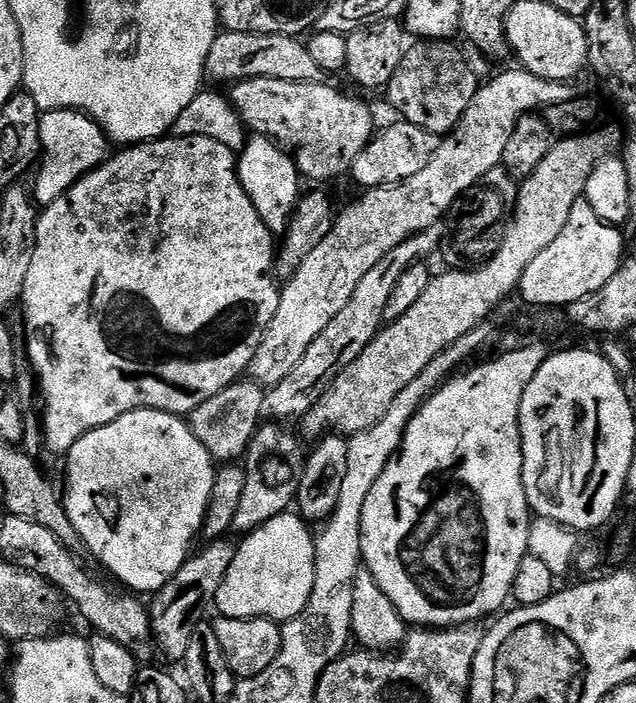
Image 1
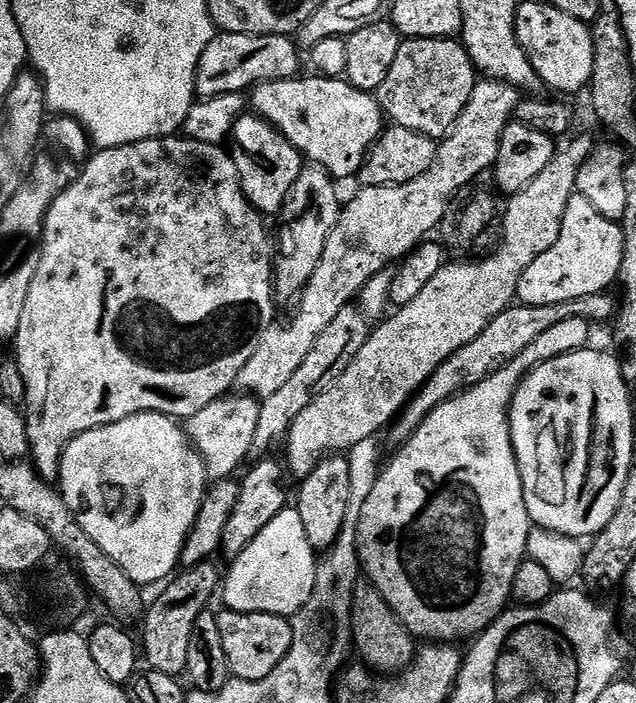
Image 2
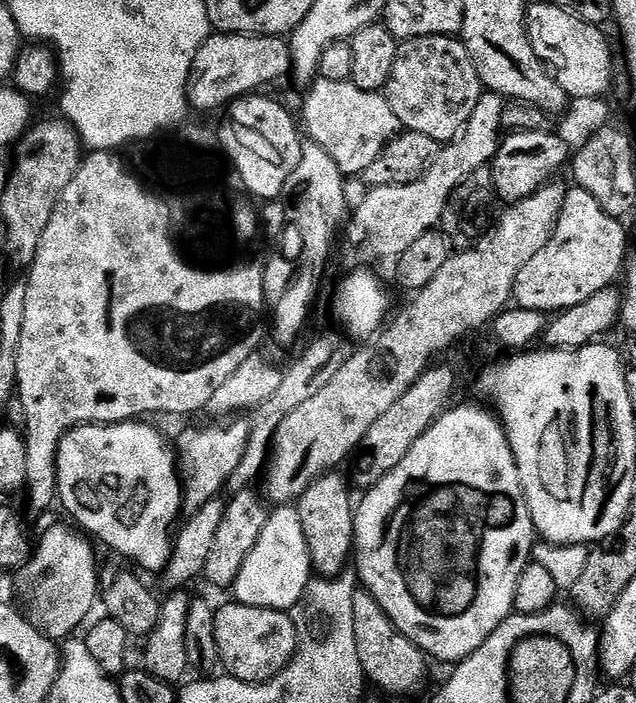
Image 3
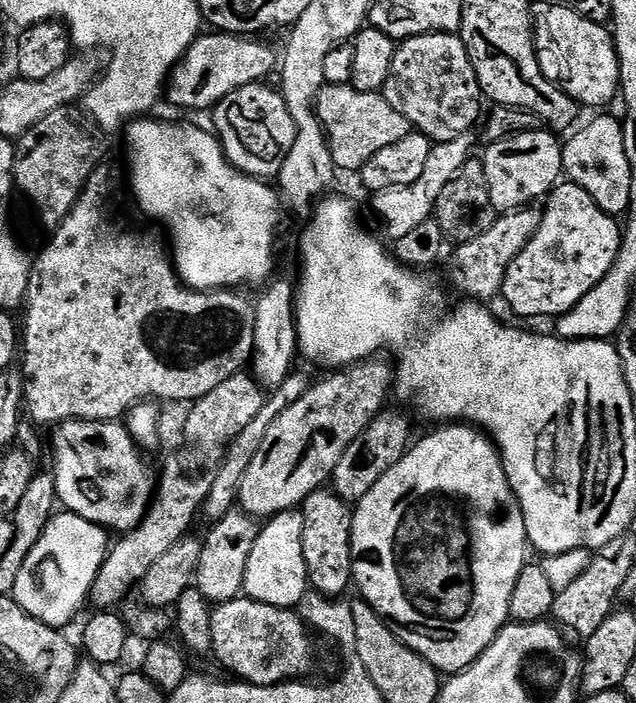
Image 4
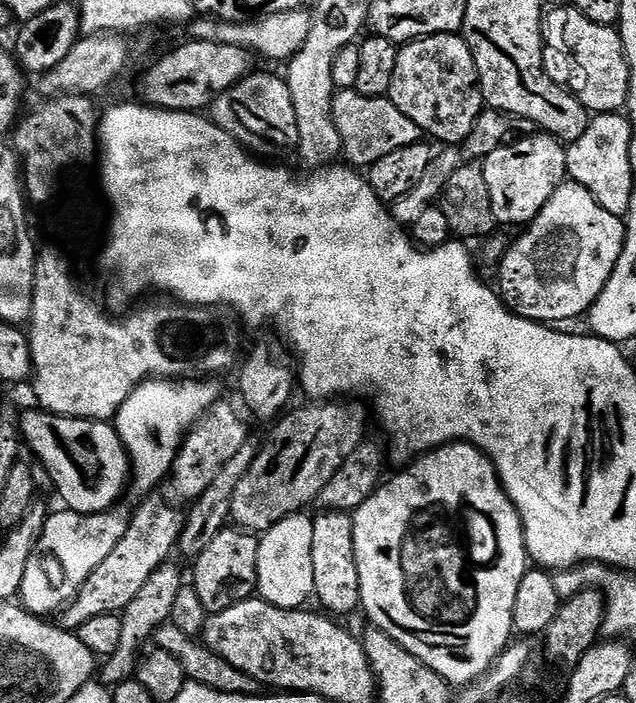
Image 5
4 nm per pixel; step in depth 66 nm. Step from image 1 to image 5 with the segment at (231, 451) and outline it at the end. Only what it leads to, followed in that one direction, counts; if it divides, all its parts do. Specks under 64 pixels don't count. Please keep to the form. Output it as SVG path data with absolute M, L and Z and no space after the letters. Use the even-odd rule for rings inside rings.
M153 494L139 501L140 509L131 513L126 534L114 546L114 550L103 562L98 562L98 570L86 578L76 597L68 601L59 613L58 623L66 632L75 632L82 622L98 618L98 614L120 614L142 591L142 586L150 579L150 574L163 564L169 563L171 552L177 551L180 535L186 519L172 504L167 504L160 494Z

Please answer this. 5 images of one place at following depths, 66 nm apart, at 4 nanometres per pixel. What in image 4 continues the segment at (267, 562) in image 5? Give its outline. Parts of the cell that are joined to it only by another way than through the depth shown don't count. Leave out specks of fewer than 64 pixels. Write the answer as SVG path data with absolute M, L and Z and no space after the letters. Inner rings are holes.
M293 510L271 517L261 527L254 550L250 553L244 596L270 606L295 609L309 591L306 558L302 554L302 514L299 510Z

